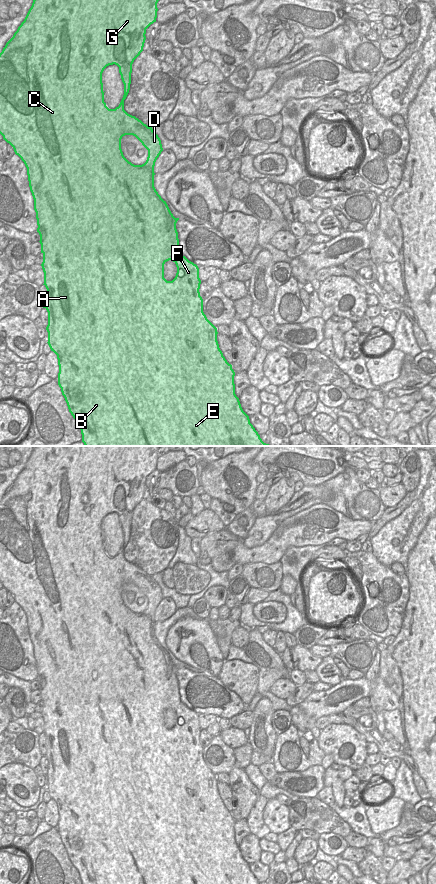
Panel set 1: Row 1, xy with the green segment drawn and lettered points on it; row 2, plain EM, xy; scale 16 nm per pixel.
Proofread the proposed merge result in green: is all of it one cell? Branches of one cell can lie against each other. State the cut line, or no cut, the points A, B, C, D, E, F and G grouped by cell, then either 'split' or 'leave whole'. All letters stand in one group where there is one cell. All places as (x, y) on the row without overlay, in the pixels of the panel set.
no cut | A B C D E F G | leave whole

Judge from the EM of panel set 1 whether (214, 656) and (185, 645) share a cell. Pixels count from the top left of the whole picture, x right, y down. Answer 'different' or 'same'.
same

